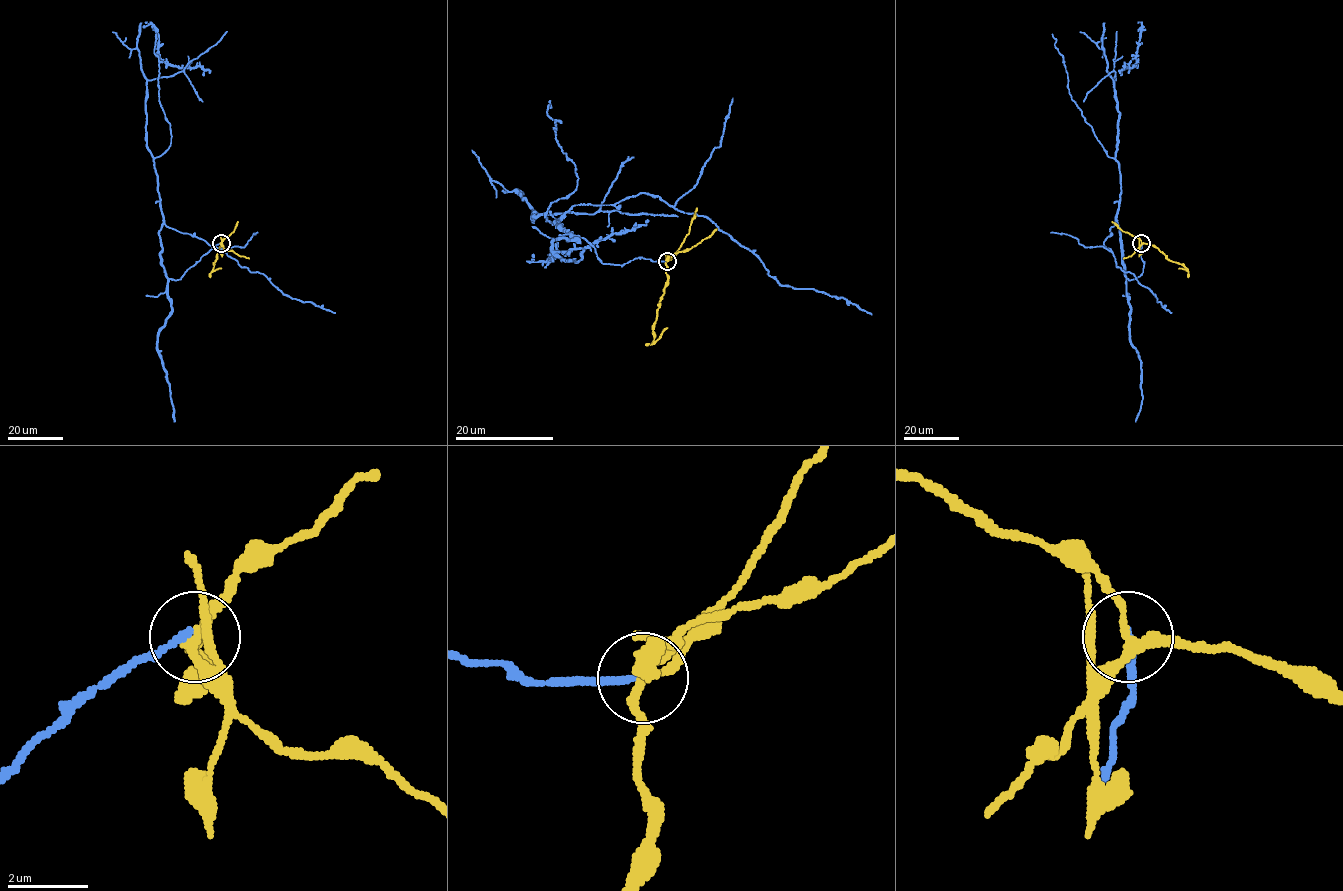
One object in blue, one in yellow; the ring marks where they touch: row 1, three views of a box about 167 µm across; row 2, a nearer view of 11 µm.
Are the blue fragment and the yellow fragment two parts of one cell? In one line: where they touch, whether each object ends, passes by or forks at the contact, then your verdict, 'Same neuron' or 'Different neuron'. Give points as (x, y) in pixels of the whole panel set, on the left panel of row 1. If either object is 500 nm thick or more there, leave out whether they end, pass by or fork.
Place: (221, 243). At the ring blue ends. At the ring yellow forks. Different neuron

